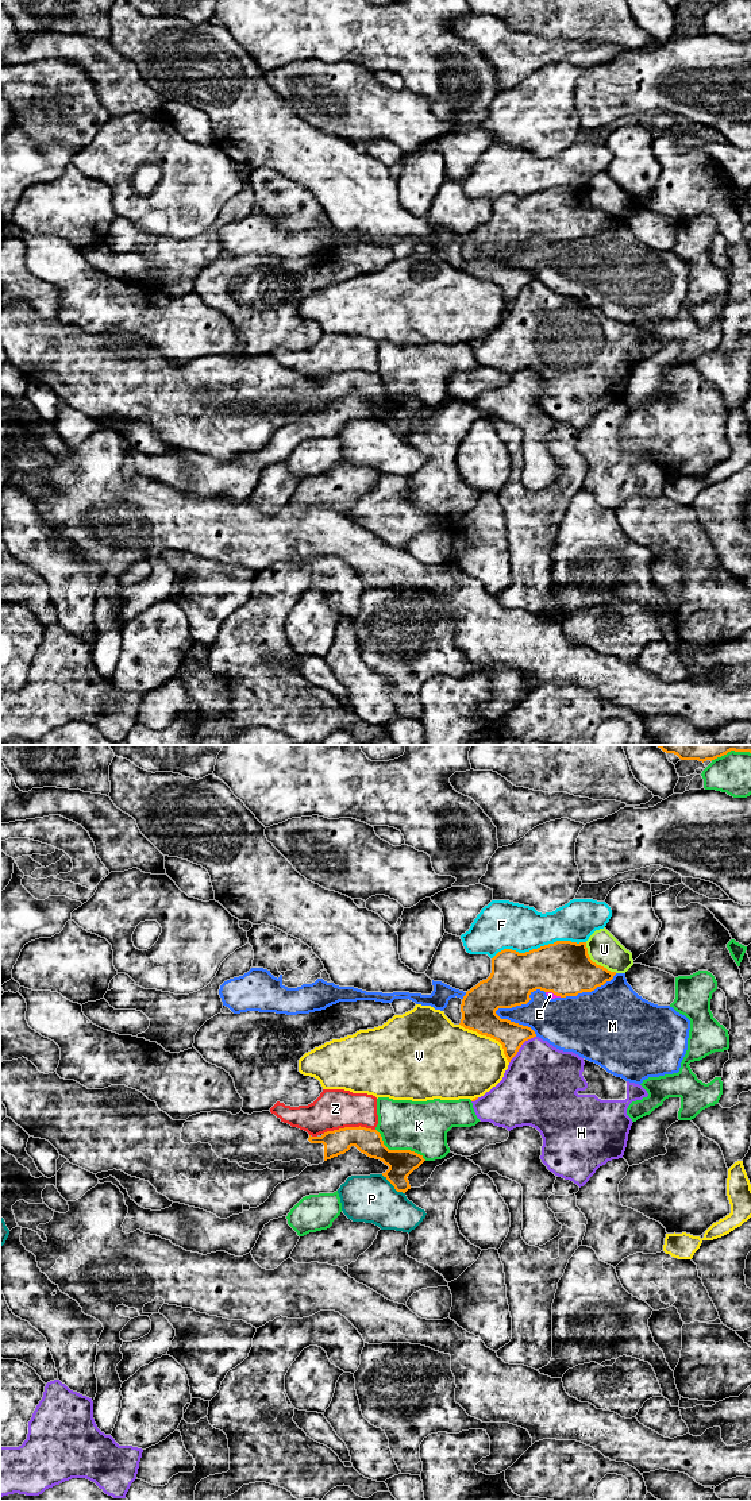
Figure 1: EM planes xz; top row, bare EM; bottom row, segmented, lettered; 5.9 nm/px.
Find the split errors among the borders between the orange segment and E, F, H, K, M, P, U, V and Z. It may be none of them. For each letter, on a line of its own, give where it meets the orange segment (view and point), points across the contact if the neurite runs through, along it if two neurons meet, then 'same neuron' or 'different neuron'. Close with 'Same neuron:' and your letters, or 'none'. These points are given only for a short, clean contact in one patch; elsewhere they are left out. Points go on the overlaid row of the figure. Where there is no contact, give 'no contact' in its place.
E: xz (554, 994) | same neuron
F: xz (538, 948) | different neuron
H: xz (520, 1046) | different neuron
K: xz (397, 1150) | different neuron
M: xz (522, 1003) | different neuron
P: xz (393, 1185) | different neuron
U: xz (594, 963) | different neuron
V: xz (489, 1035) | different neuron
Z: xz (349, 1127) | different neuron
Same neuron: E

